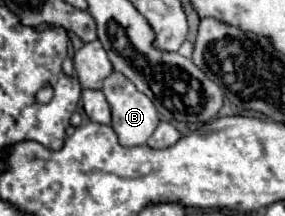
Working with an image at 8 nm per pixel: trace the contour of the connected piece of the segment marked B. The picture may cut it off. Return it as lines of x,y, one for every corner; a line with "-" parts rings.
113,73
105,79
103,85
103,93
111,105
113,111
113,129
119,135
119,143
123,147
137,147
137,145
145,145
147,139
153,135
153,129
159,123
159,113
153,105
153,101
149,101
149,97
145,97
145,93
141,93
125,75
121,73

